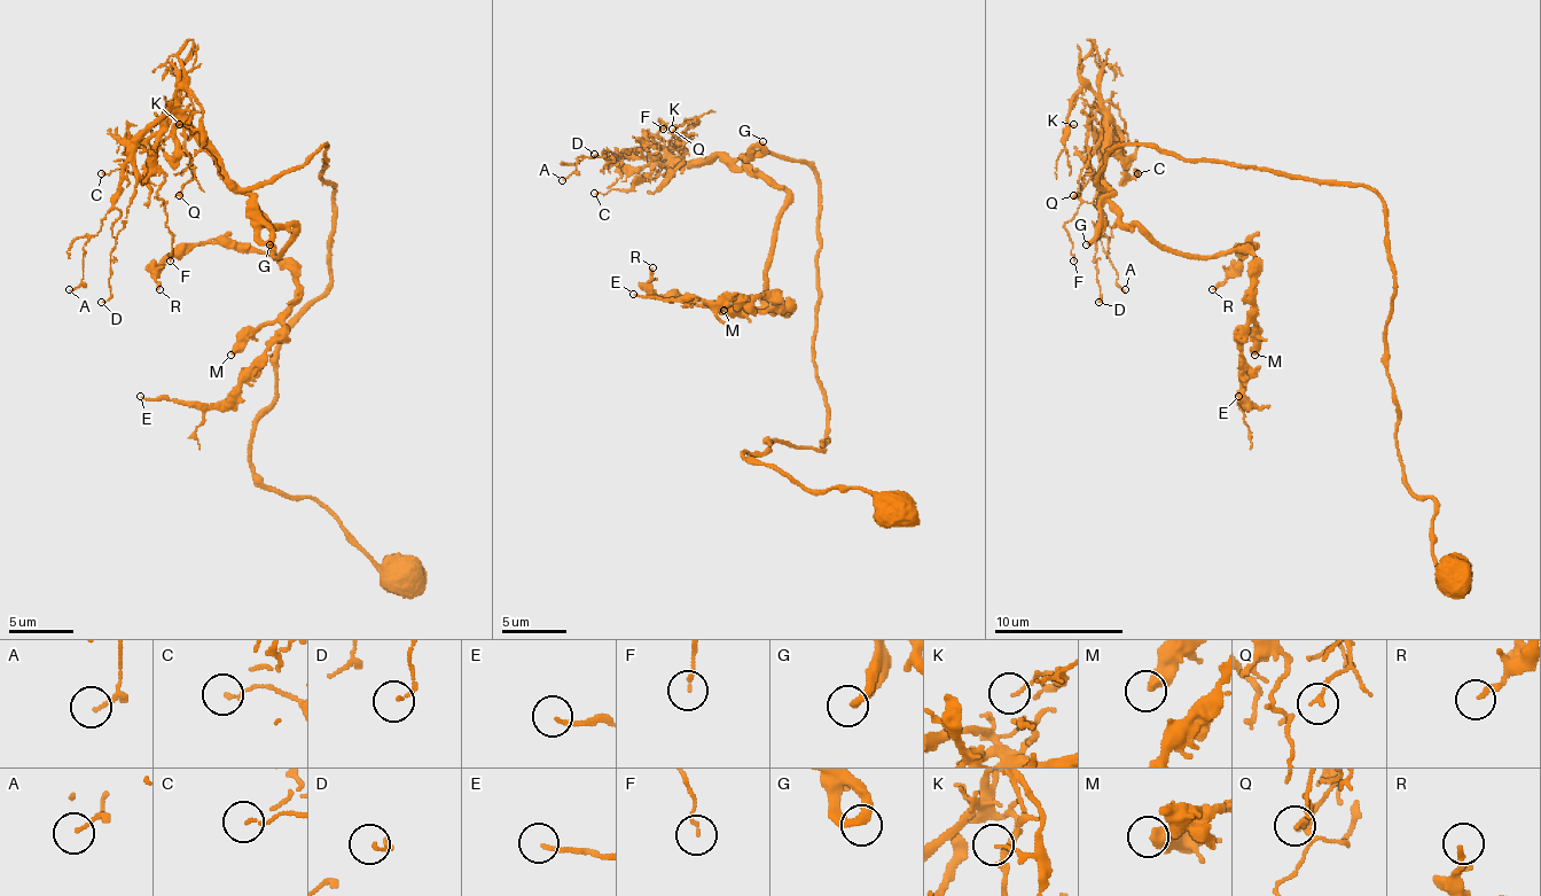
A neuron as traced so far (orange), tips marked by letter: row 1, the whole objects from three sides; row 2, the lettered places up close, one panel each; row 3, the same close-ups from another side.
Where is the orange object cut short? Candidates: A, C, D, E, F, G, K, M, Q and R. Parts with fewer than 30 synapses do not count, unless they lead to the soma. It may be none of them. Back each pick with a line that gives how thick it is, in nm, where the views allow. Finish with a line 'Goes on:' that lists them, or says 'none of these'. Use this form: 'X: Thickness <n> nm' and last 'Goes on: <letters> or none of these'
Goes on: none of these

